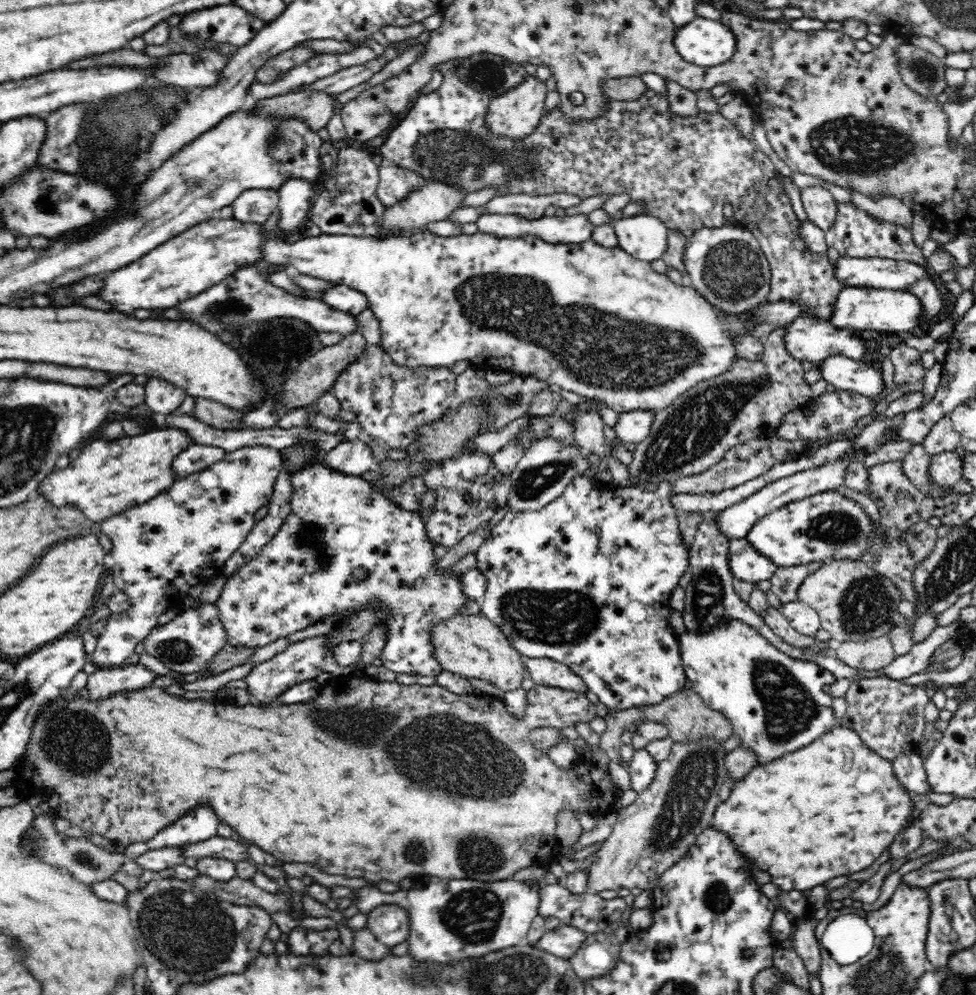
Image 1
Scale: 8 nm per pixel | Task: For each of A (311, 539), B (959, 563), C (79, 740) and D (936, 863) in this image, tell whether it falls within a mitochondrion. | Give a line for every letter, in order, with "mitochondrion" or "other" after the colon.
A: mitochondrion
B: mitochondrion
C: mitochondrion
D: other

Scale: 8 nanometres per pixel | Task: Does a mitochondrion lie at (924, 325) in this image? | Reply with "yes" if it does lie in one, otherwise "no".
no

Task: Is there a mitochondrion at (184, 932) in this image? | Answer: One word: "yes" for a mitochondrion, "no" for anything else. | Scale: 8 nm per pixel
yes

